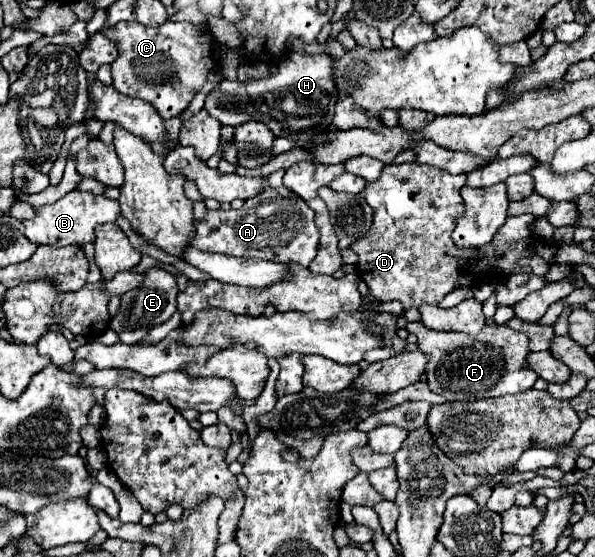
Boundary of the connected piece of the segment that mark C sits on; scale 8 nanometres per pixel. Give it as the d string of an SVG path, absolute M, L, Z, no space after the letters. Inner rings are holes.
M121 22L103 26L99 32L119 48L119 56L111 64L113 86L125 96L153 104L163 120L179 116L207 82L207 74L213 68L213 44L215 60L219 58L219 44L213 42L207 24L165 22L159 28L145 28L139 22Z

